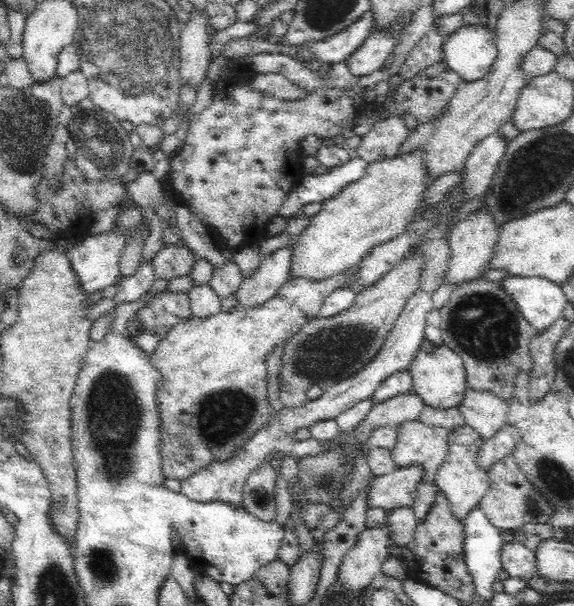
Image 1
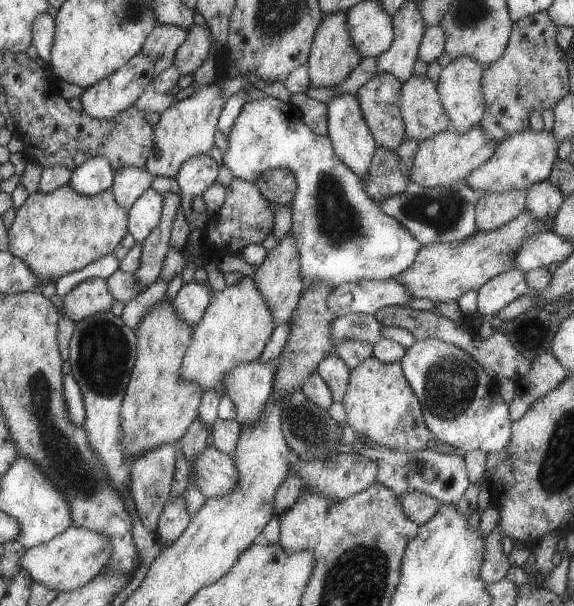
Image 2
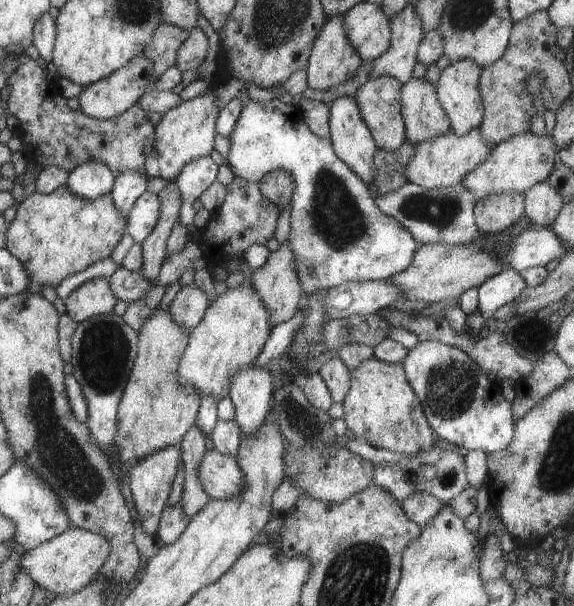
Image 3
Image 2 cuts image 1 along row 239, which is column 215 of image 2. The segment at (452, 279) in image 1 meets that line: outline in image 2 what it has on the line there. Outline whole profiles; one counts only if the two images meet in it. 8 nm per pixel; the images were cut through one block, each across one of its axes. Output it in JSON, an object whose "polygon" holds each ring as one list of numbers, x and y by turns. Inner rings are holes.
{"polygon":[[211,446,193,464,194,481,207,499,220,498,236,488,240,474,232,456]]}

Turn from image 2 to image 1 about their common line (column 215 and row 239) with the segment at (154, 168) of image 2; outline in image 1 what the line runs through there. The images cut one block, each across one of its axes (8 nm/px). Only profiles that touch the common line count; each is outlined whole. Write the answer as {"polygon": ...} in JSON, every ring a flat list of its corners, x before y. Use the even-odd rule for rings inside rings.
{"polygon":[[111,230,89,236,67,250,68,261,84,293,90,296,117,283,121,274,119,256,130,241,131,237,126,238,124,234]]}

